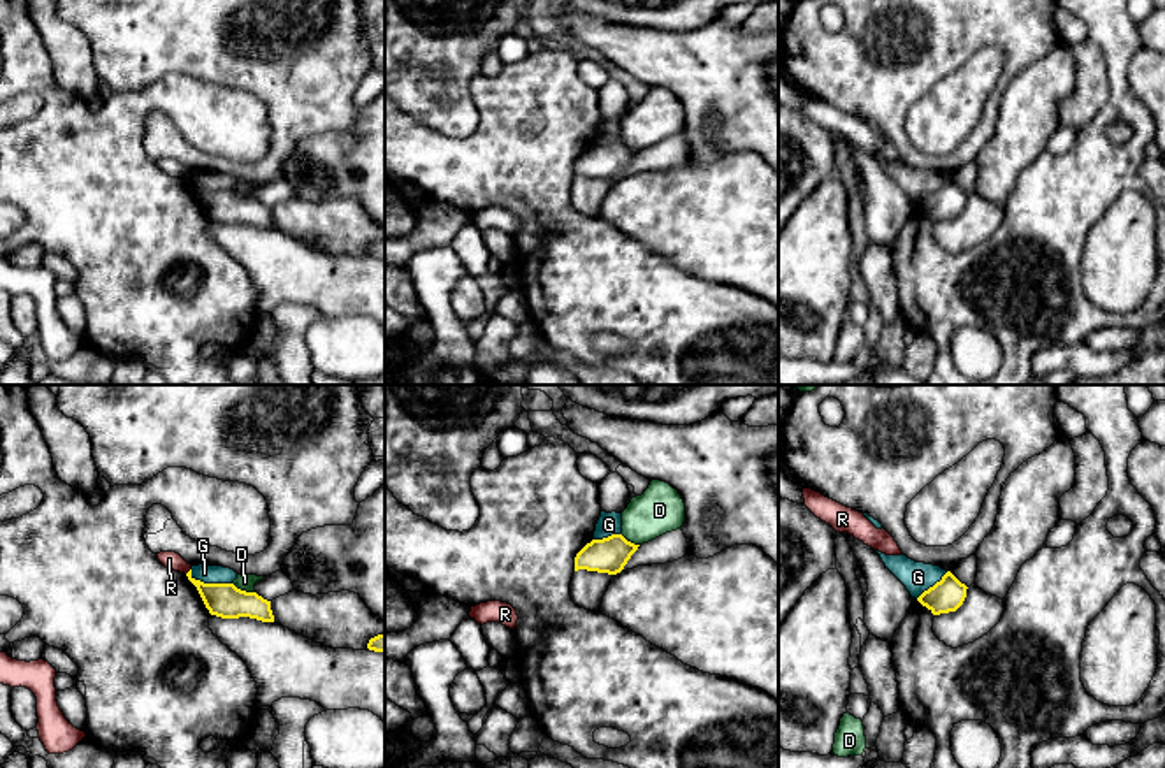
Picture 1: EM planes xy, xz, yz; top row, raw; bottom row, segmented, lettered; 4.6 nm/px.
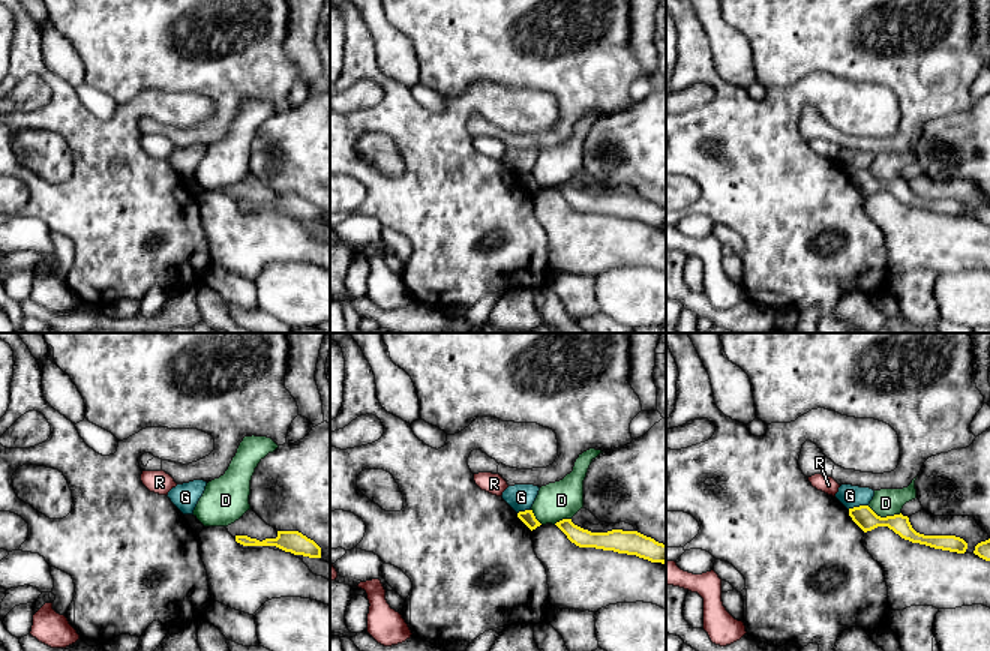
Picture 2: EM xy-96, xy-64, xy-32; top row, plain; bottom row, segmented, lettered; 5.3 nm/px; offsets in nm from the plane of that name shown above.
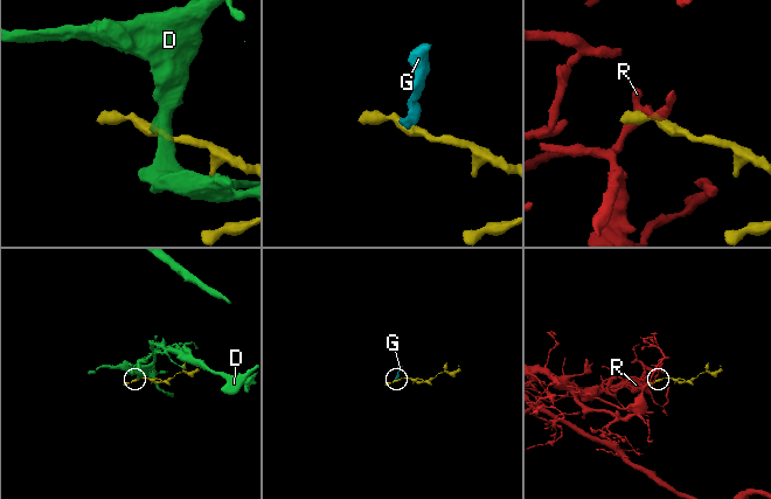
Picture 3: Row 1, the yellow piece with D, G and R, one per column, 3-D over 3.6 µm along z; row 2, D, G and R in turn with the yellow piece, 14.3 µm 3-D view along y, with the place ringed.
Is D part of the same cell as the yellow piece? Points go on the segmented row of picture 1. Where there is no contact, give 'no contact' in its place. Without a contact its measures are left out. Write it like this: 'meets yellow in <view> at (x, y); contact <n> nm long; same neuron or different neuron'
meets yellow in xy at (243, 591); contact 110 nm long; different neuron

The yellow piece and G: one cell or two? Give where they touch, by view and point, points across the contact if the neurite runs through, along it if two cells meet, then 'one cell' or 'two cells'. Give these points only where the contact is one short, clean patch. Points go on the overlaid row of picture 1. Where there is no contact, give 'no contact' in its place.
meets yellow in xy at (209, 584); border along xy (190, 570), (195, 579), (204, 582), (232, 584); two cells

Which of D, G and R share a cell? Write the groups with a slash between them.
D / G / R

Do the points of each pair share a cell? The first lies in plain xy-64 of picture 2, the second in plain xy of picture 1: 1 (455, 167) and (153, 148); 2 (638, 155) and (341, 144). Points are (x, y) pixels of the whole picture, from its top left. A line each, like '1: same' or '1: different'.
1: different
2: same

